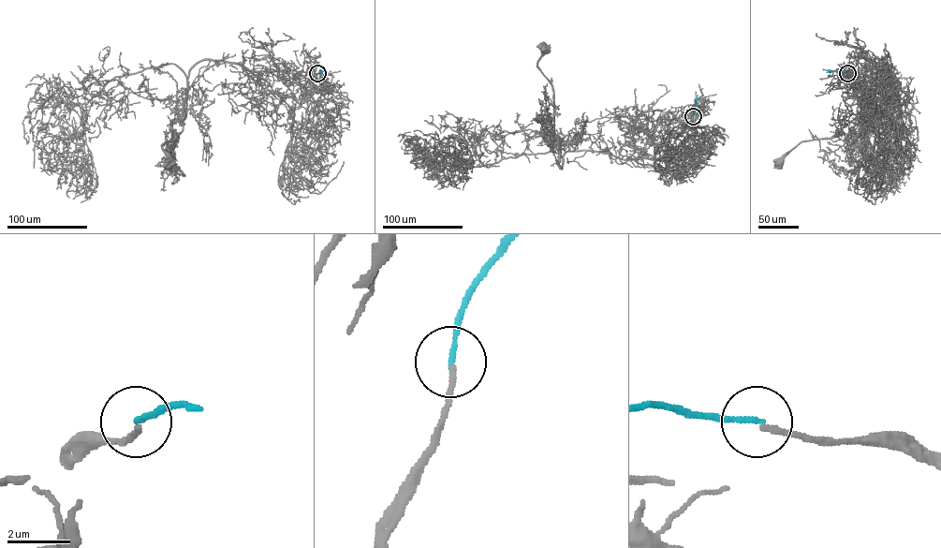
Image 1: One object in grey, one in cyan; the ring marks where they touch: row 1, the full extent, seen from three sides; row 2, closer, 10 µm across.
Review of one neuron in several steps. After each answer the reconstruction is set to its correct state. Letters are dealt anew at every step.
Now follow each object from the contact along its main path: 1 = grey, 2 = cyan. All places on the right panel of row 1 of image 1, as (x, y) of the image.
1: (847, 73), (863, 85), (887, 77), (881, 60), (900, 116), (864, 133), (802, 140), (778, 162)
2: (847, 73), (826, 72)

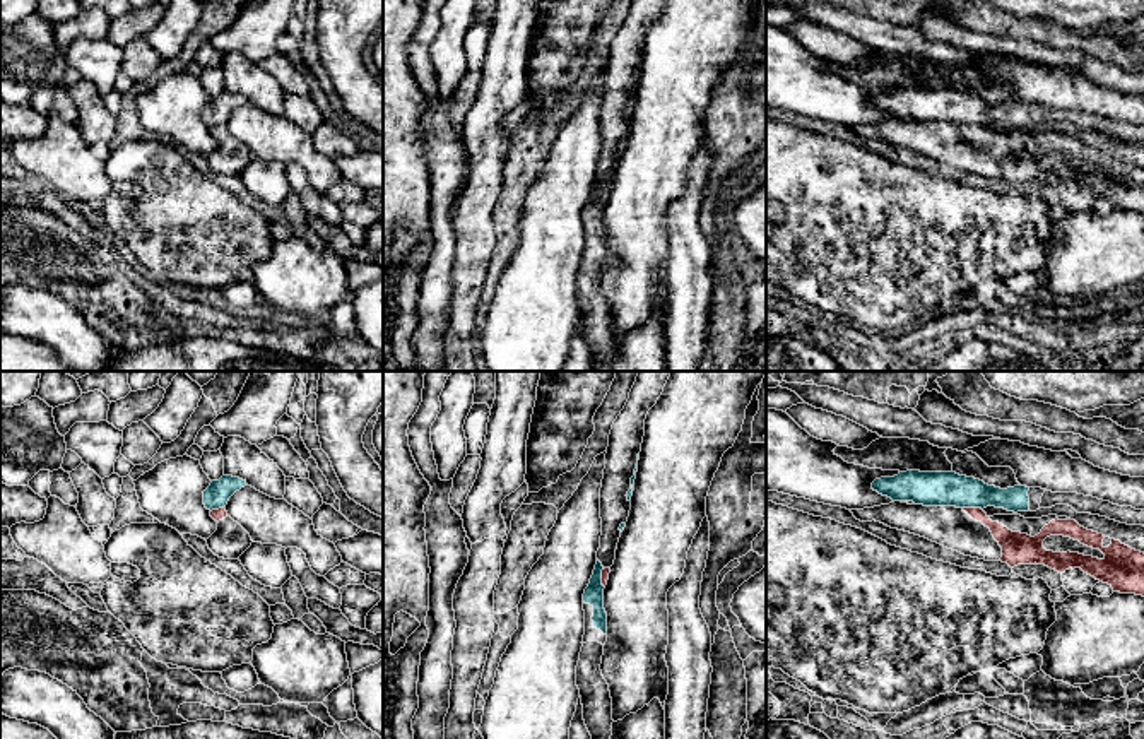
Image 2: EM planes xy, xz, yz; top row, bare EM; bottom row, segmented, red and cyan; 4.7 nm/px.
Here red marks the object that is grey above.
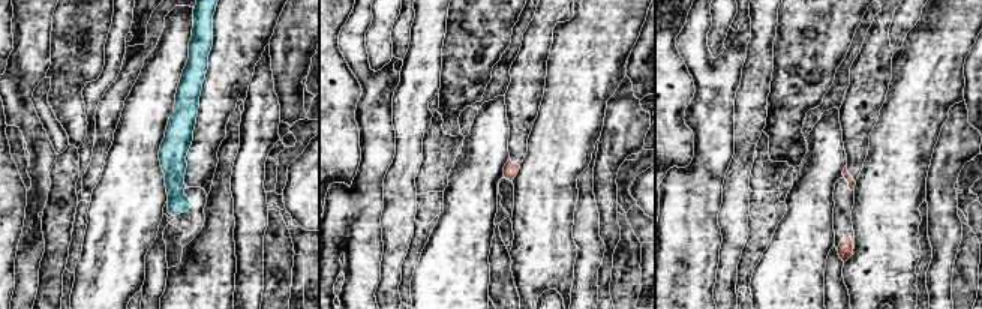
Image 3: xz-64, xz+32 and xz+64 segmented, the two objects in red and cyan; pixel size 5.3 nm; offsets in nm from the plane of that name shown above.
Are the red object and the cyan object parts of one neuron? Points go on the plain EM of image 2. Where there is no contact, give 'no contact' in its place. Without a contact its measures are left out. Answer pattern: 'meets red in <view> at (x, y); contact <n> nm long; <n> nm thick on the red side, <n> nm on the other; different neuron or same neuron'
meets red in yz at (973, 125); contact 100 nm long; 120 nm thick on the red side, 160 nm on the other; different neuron

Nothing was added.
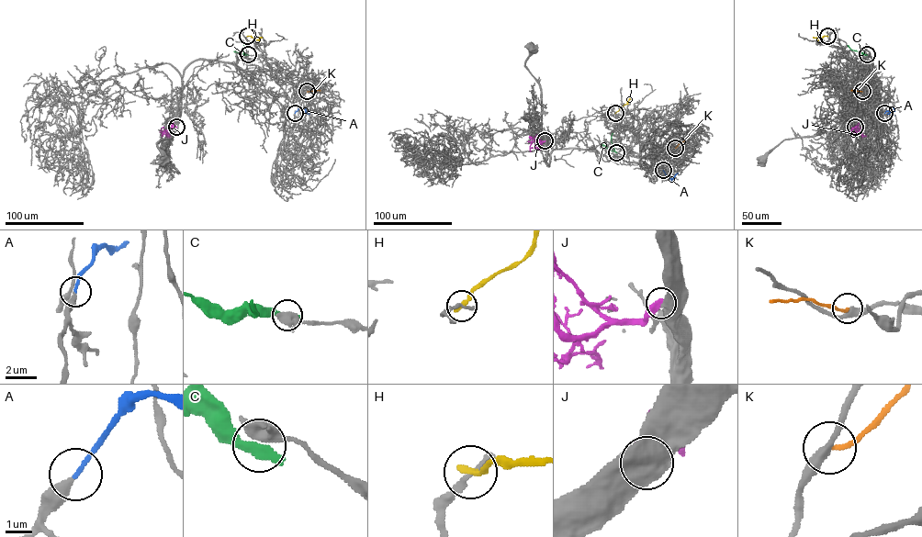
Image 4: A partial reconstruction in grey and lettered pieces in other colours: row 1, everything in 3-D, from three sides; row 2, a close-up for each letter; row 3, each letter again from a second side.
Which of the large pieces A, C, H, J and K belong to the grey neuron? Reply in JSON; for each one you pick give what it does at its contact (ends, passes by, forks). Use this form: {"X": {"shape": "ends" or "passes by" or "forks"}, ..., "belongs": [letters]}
{"A": {"shape": "ends"}, "J": {"shape": "ends"}, "belongs": ["A", "J"]}

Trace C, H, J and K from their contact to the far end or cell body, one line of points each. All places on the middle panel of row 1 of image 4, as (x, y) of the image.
C: (616, 152), (611, 141), (612, 133)
H: (615, 113), (630, 98)
J: (545, 140), (540, 142), (529, 137), (533, 139)
K: (675, 148), (688, 136)

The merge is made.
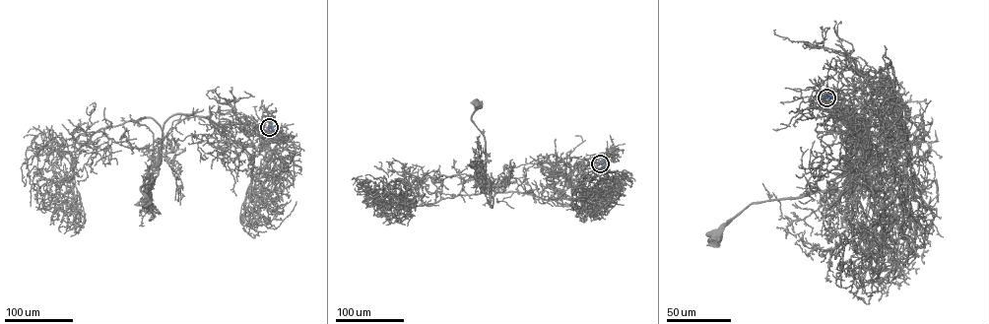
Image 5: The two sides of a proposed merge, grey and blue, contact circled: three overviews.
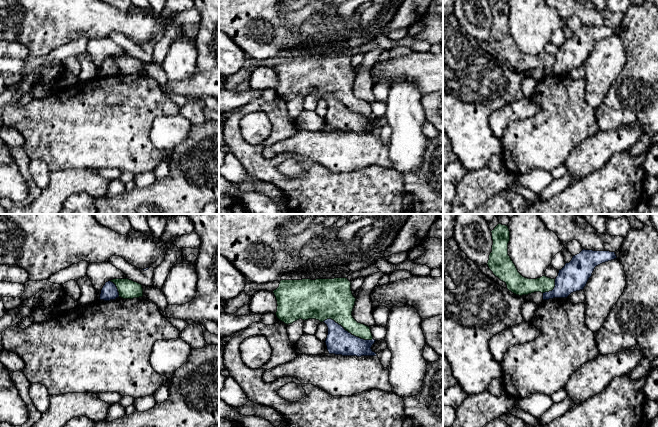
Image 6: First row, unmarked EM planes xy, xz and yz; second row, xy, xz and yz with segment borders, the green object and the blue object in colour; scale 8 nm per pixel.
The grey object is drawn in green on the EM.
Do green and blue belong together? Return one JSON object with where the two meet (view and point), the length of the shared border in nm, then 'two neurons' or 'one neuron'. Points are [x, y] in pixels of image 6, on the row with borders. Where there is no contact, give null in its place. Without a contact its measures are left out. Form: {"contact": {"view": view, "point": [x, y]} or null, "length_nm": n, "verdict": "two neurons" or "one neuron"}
{"contact": {"view": "xz", "point": [347, 330]}, "length_nm": 440, "verdict": "two neurons"}

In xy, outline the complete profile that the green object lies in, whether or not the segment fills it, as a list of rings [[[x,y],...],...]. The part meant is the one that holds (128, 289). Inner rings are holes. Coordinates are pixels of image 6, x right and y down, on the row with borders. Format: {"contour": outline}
{"contour": [[[113,279],[119,292],[119,297],[123,299],[133,299],[143,297],[142,285],[129,279]]]}

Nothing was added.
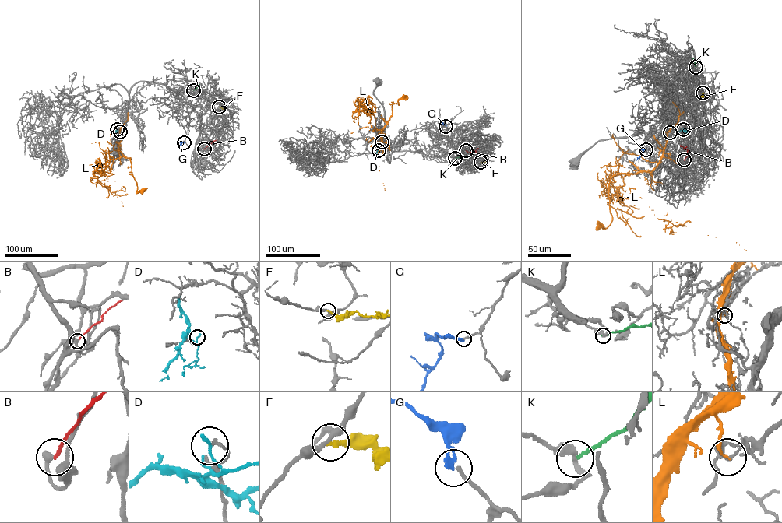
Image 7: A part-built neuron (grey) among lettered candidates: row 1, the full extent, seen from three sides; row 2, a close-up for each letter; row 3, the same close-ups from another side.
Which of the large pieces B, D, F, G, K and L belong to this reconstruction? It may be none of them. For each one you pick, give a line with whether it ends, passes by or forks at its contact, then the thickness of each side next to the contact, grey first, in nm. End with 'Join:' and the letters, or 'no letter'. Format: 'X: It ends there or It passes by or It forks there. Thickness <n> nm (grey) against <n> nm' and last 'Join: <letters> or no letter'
G: It ends there. Thickness 190 nm (grey) against 300 nm
Join: G

